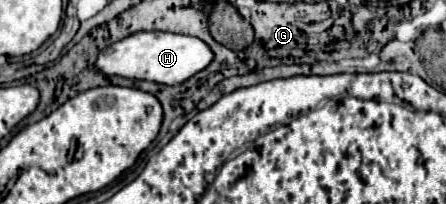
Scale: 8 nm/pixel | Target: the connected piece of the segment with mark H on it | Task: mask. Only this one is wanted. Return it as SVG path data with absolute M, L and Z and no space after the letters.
M137 32L103 50L97 58L97 68L99 72L109 76L117 74L133 80L149 80L165 86L175 86L199 74L211 62L213 62L211 48L195 36L173 32Z

